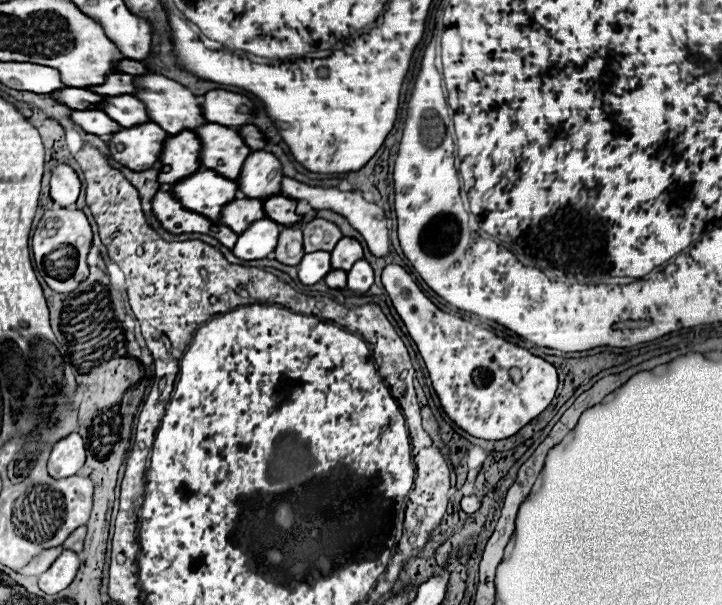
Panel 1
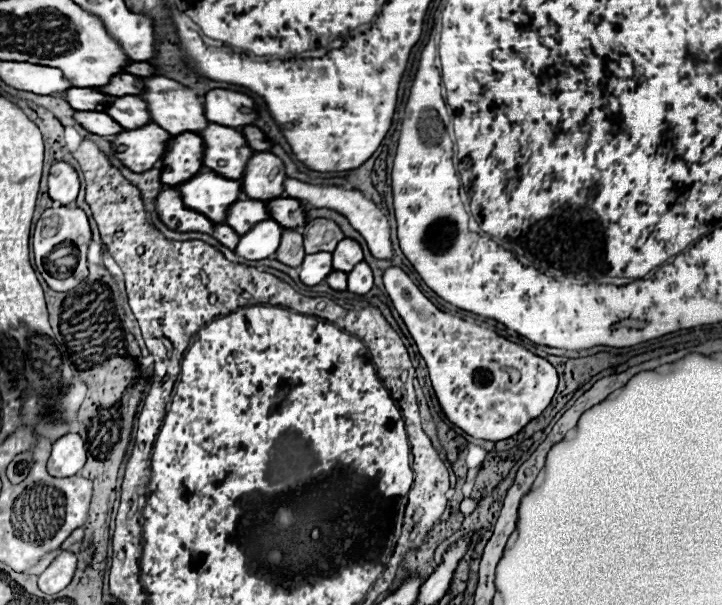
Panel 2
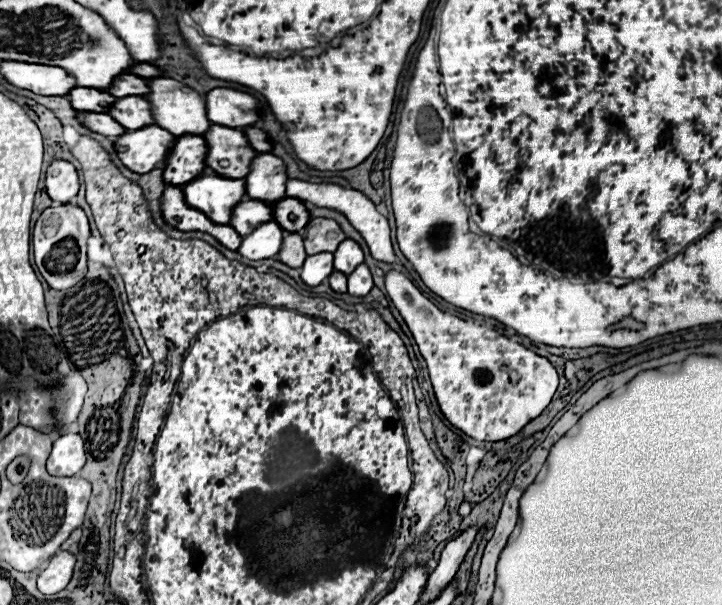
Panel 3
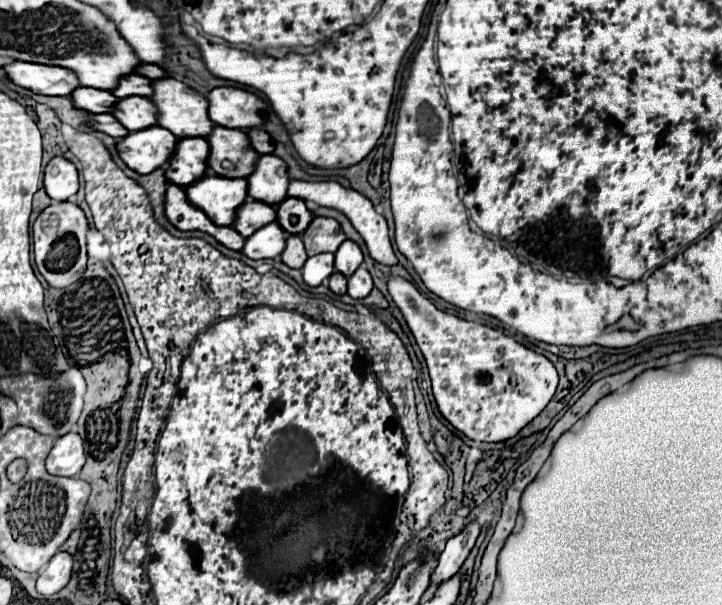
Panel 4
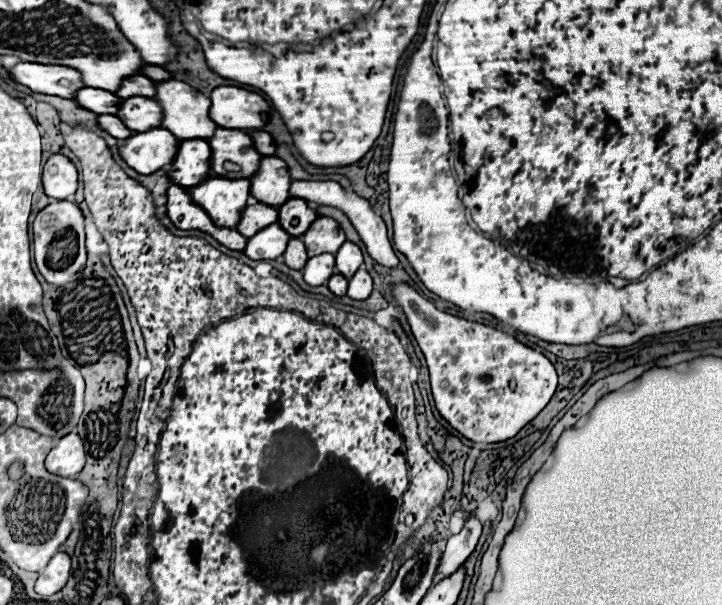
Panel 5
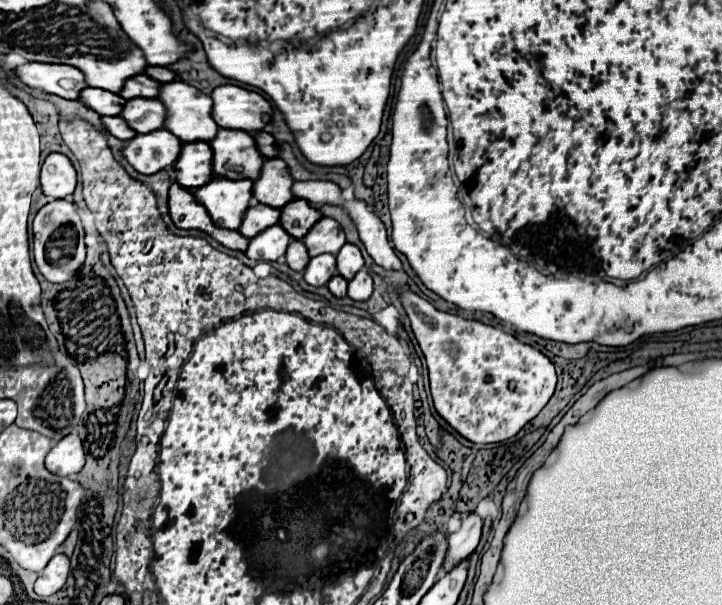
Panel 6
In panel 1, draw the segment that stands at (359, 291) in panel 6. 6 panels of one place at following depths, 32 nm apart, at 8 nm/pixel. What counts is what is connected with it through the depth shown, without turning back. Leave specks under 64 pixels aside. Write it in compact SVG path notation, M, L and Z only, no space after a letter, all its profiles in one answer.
M358 260L348 270L348 288L350 290L368 290L374 284L374 270L368 260Z

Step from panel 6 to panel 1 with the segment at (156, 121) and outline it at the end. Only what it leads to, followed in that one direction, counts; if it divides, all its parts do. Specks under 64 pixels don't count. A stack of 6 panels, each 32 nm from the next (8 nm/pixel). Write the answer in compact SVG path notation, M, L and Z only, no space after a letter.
M122 94L122 96L106 96L98 108L112 116L114 122L118 122L122 128L132 126L132 124L140 124L144 120L148 120L146 108L140 100L136 100L132 94Z

